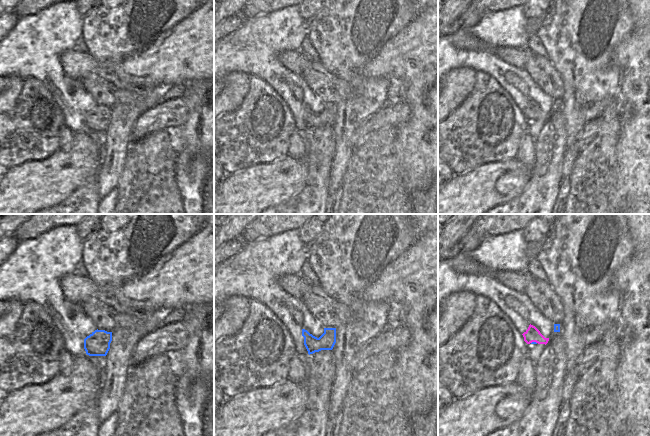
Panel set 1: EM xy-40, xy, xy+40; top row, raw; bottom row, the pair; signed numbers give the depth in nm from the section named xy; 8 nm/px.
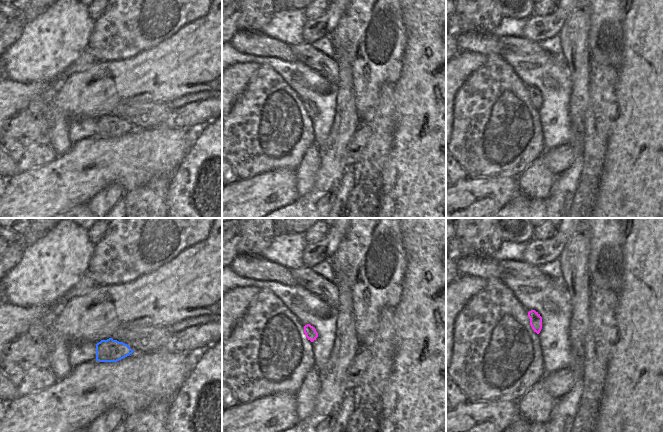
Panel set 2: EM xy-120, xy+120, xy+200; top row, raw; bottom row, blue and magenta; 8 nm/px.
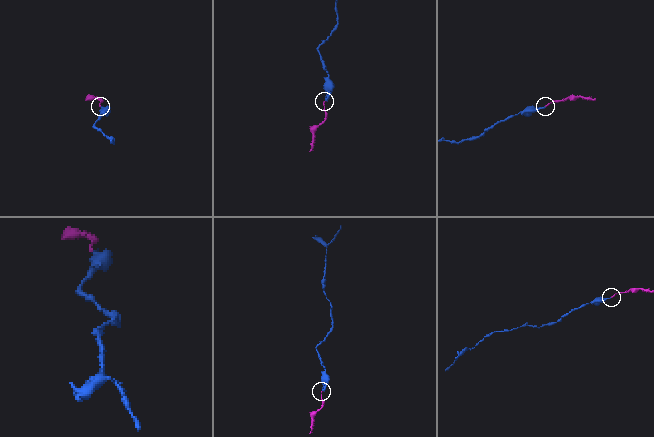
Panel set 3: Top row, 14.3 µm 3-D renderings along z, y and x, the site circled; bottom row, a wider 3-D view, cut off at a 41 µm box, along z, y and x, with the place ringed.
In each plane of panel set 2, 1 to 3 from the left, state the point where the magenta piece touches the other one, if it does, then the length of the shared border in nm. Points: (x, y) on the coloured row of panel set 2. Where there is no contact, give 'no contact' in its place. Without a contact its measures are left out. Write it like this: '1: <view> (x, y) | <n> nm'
1: no contact
2: no contact
3: no contact

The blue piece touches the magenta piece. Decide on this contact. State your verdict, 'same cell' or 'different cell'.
same cell

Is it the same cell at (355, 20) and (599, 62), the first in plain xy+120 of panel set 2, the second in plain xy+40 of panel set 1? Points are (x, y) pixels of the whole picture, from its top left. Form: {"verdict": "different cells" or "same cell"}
{"verdict": "same cell"}

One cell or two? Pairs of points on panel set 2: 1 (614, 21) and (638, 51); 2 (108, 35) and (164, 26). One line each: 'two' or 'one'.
1: two
2: one

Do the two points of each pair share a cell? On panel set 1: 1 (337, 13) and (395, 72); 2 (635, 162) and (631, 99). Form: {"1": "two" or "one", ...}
{"1": "two", "2": "one"}

